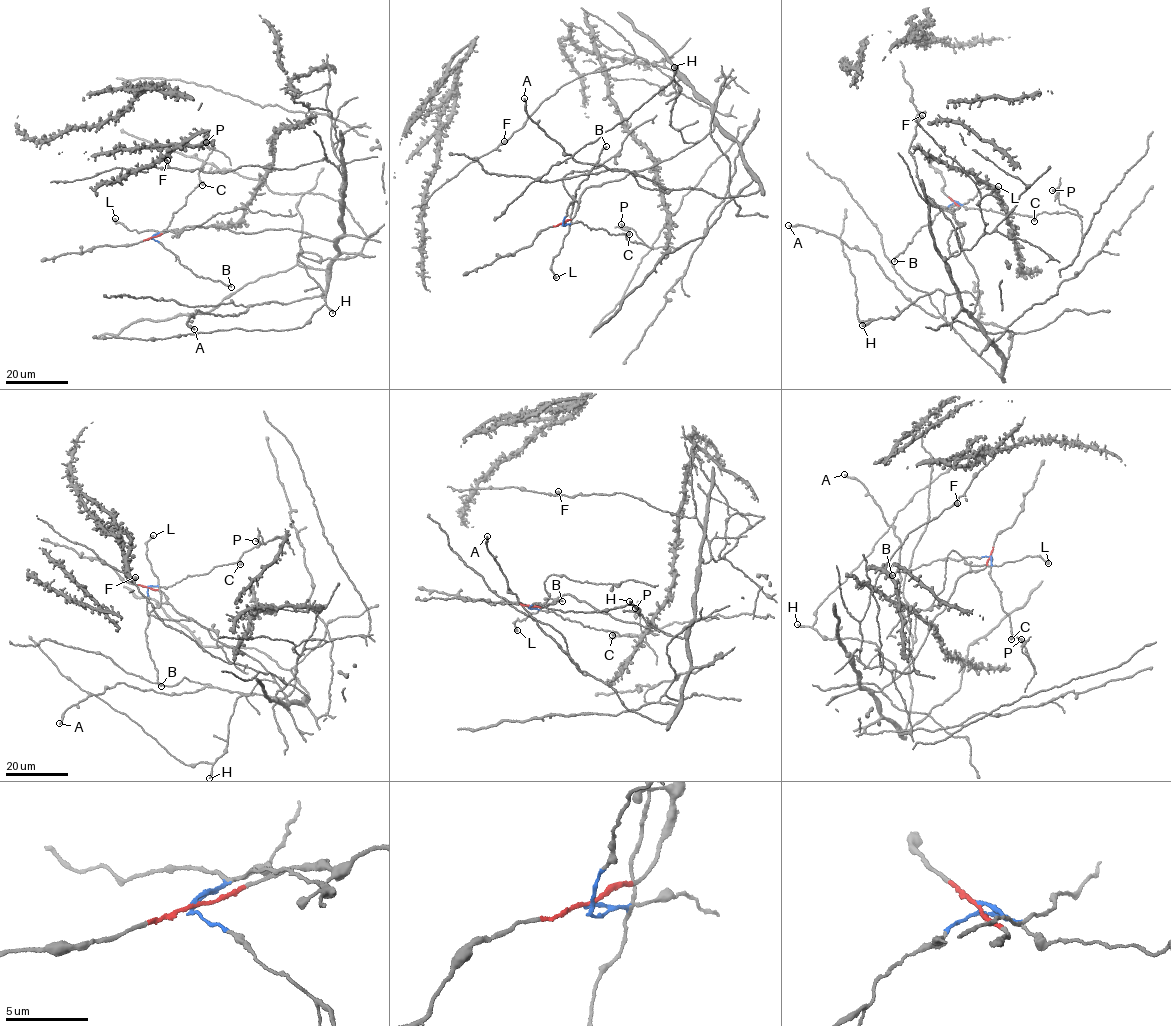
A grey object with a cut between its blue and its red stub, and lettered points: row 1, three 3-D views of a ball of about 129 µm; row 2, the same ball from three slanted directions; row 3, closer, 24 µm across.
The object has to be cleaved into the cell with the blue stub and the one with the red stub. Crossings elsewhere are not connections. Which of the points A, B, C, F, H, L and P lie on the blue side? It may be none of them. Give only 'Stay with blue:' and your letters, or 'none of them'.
Stay with blue: B, C, L, P

